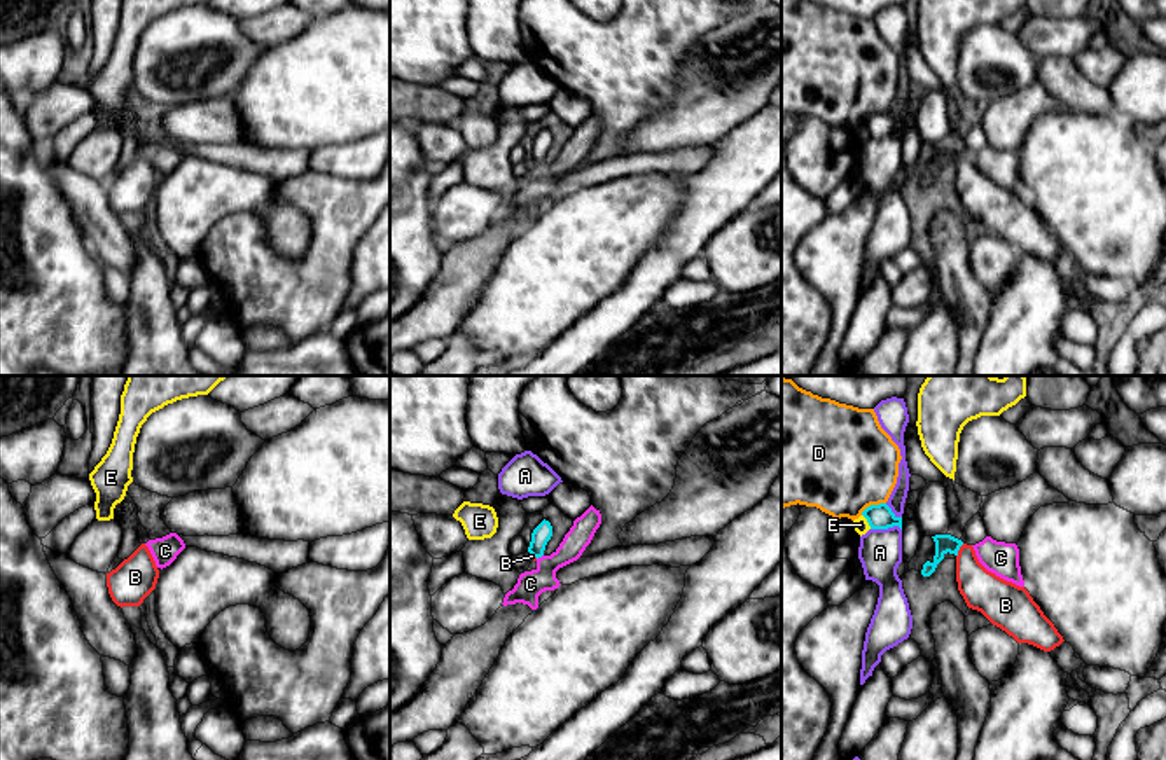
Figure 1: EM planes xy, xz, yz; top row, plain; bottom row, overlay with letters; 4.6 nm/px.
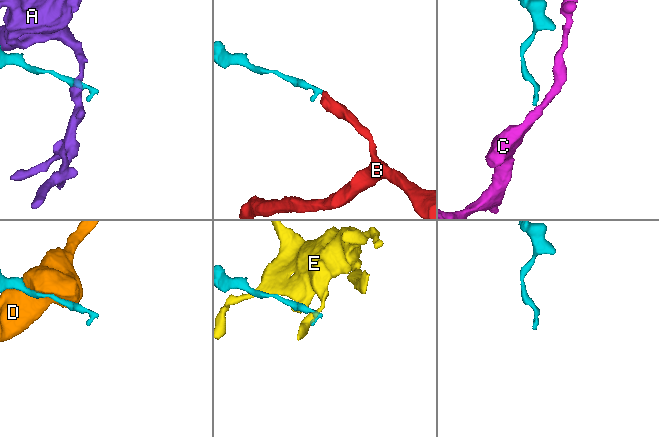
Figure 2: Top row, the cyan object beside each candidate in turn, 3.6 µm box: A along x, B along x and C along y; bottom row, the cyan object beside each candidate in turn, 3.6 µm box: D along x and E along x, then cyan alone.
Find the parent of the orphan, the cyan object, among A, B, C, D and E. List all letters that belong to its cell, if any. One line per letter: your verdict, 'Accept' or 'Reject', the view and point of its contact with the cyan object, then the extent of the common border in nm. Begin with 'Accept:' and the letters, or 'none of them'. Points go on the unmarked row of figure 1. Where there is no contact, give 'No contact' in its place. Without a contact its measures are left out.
Accept: B
A: Reject. Touches cyan at yz (885, 137). Shared border 140 nm
B: Accept. Touches cyan at yz (958, 158). Shared border 70 nm
C: Reject. Touches cyan at xz (539, 165). Shared border 40 nm
D: Reject. Touches cyan at yz (873, 114). Shared border 130 nm
E: Reject. Touches cyan at yz (867, 130). Shared border 80 nm

